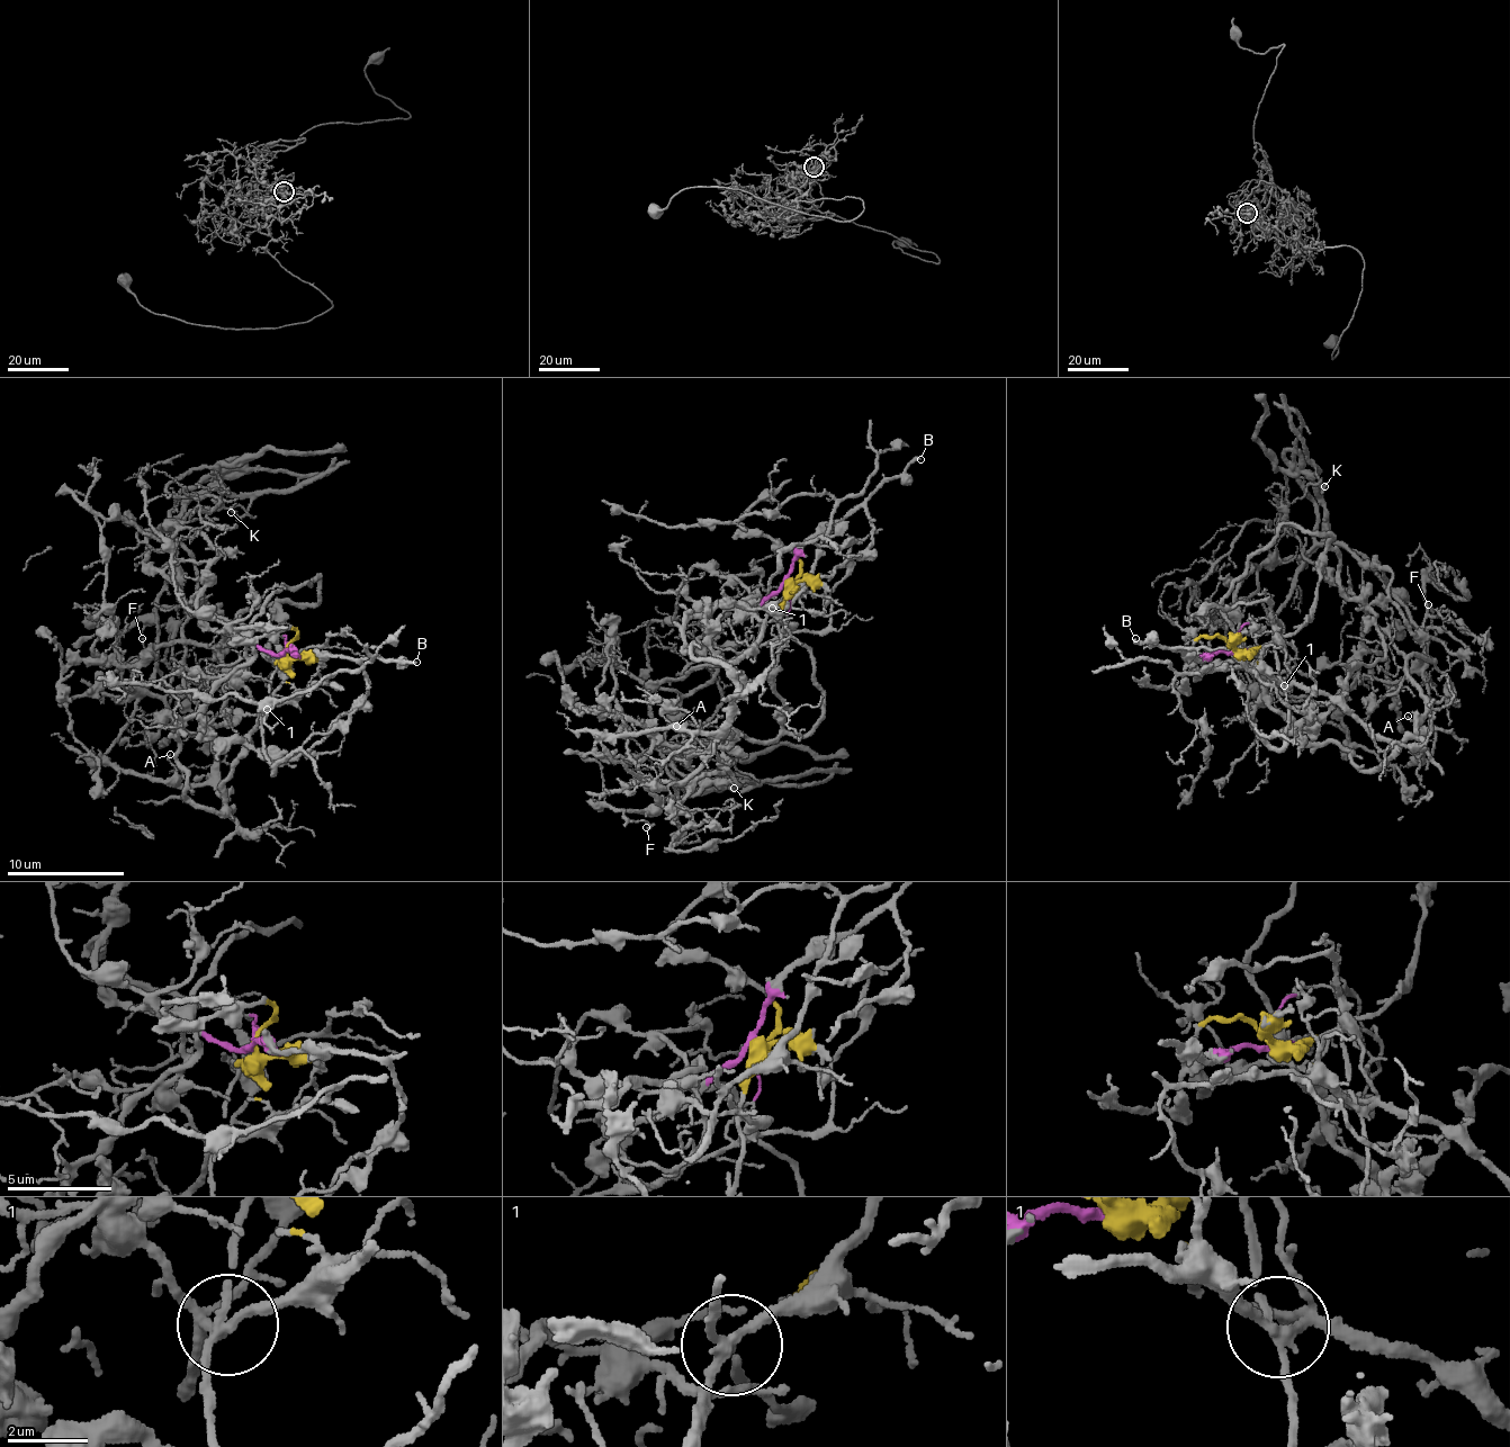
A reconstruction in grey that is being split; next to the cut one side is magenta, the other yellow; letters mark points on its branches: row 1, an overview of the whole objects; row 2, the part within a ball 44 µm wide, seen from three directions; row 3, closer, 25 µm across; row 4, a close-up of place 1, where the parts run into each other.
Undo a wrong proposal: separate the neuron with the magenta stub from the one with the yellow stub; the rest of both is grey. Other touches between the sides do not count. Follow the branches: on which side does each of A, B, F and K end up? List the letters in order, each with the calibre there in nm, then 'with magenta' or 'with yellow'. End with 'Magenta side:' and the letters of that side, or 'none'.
A: 80 nm | with yellow
B: 200 nm | with magenta
F: 120 nm | with magenta
K: 90 nm | with magenta
Magenta side: B, F, K

